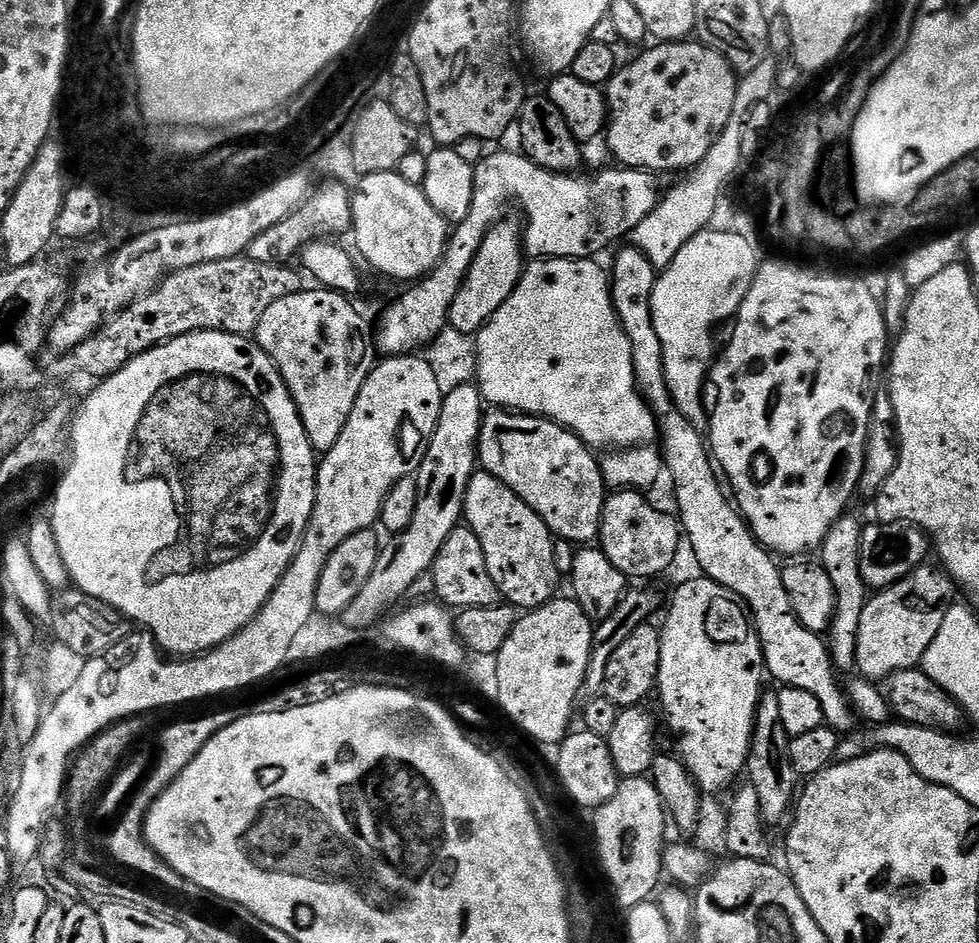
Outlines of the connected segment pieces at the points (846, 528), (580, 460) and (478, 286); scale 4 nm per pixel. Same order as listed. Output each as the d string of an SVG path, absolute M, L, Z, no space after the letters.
M845 514L830 526L826 538L818 549L818 562L826 570L836 595L836 609L832 615L832 624L826 633L826 647L832 657L832 666L837 673L853 671L856 668L856 651L858 650L858 626L862 622L862 610L870 599L869 589L864 586L860 566L862 534L864 528L853 514Z
M488 410L480 422L480 441L476 443L478 464L498 482L505 484L538 518L546 522L553 537L567 540L573 546L584 546L600 535L600 519L606 499L606 485L600 470L599 459L594 458L593 449L582 443L567 428L548 420L544 416L530 416L527 412L511 410Z
M501 219L488 229L486 238L478 250L478 254L464 275L464 284L458 290L454 302L448 311L448 324L456 331L475 334L483 328L489 318L510 298L510 294L518 286L520 275L526 267L526 256L522 251L522 232L510 221Z

